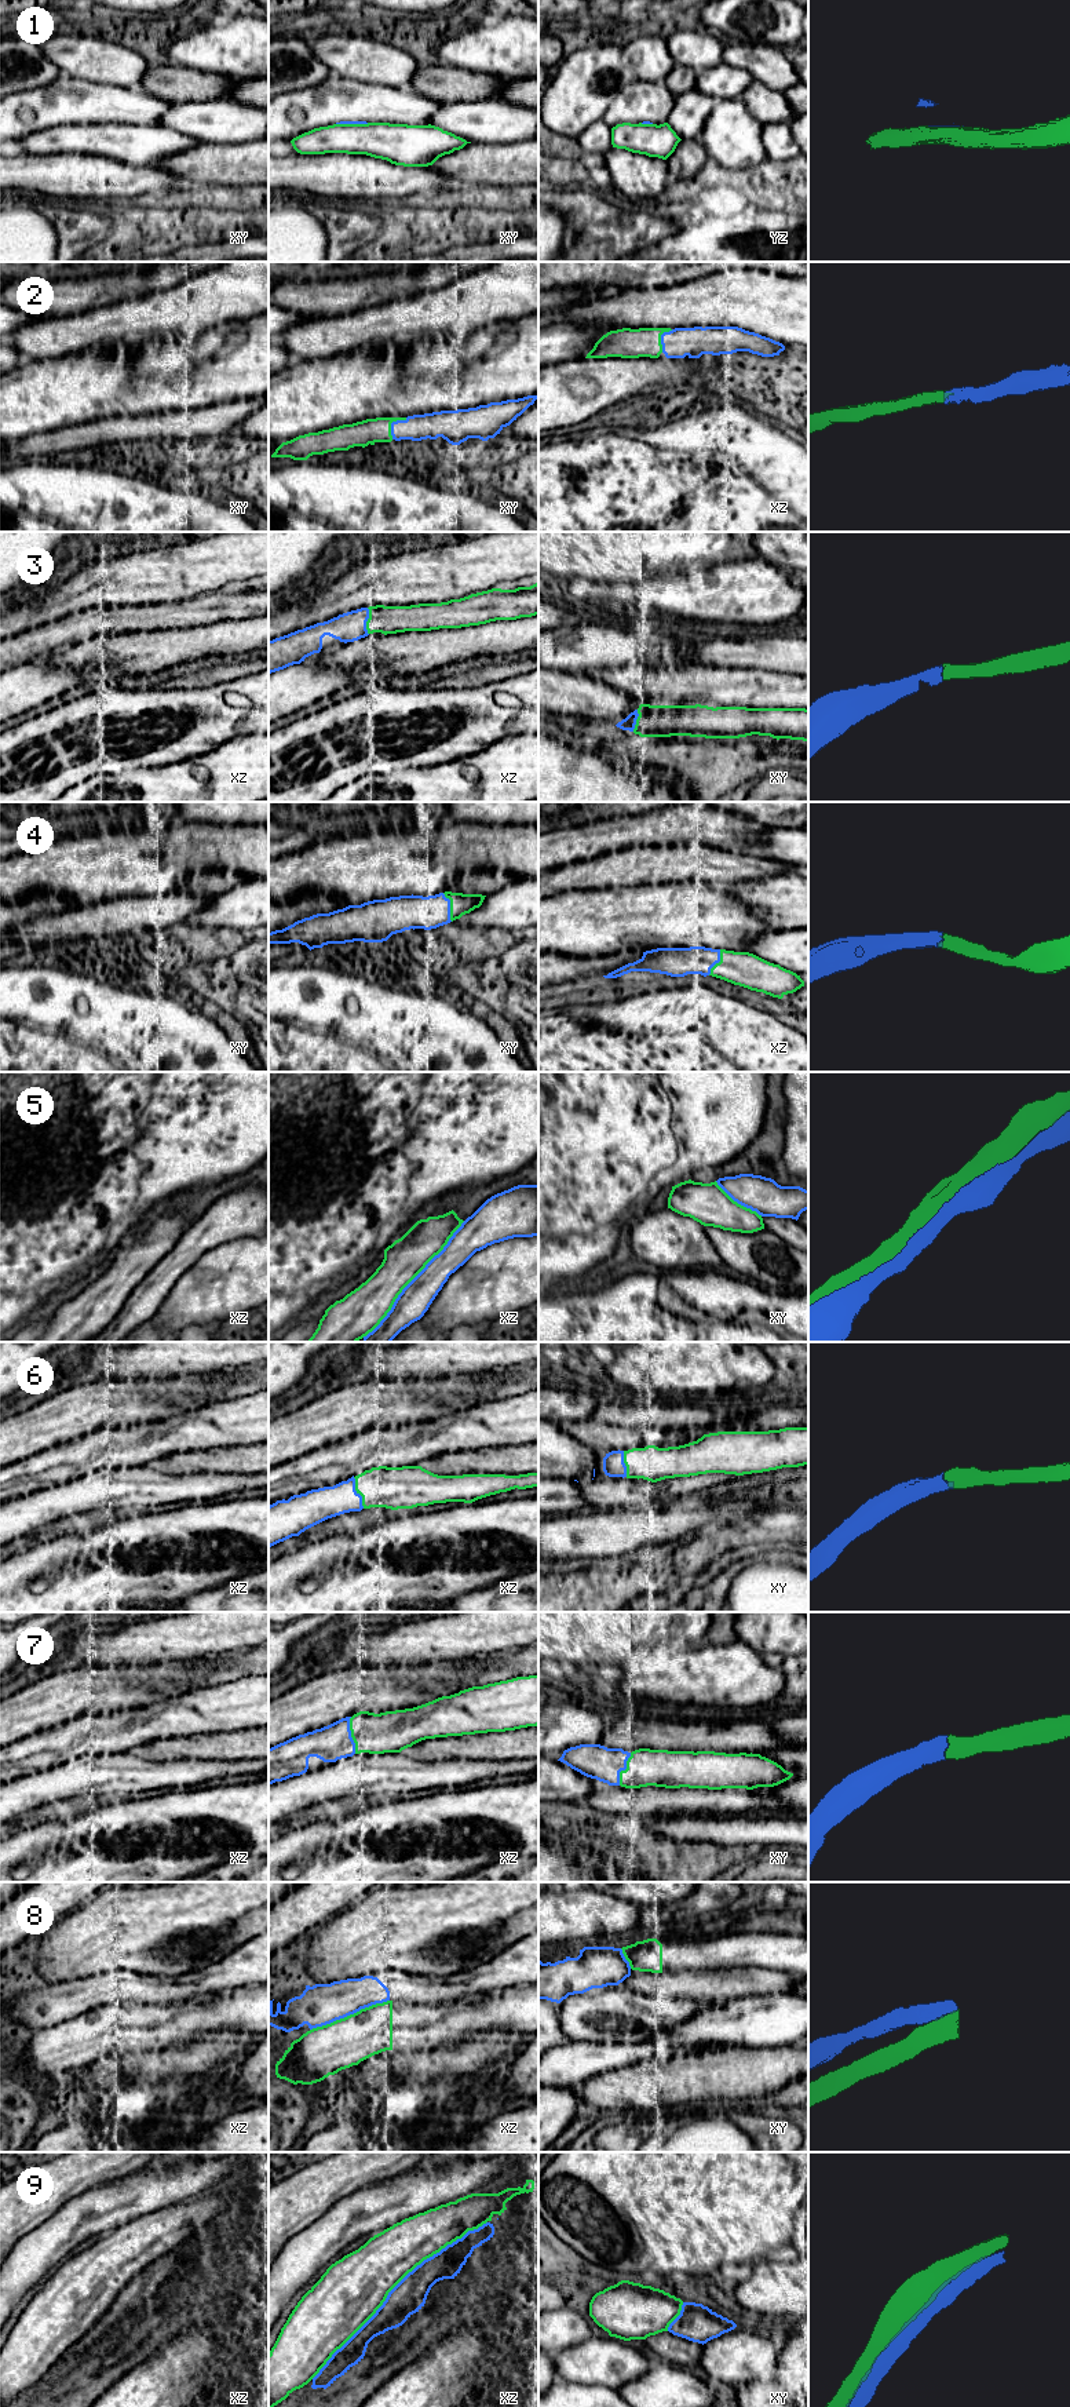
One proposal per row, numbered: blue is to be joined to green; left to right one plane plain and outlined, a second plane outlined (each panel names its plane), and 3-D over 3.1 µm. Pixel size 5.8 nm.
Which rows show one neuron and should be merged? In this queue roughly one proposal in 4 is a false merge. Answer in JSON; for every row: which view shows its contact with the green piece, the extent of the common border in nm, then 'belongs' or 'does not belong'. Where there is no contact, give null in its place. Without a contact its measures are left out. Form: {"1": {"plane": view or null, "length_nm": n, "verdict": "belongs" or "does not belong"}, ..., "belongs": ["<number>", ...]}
{"1": {"plane": "xy", "length_nm": 190, "verdict": "does not belong"}, "2": {"plane": "xy", "length_nm": 160, "verdict": "belongs"}, "3": {"plane": "xz", "length_nm": 160, "verdict": "belongs"}, "4": {"plane": "xy", "length_nm": 180, "verdict": "belongs"}, "5": {"plane": "xz", "length_nm": 900, "verdict": "does not belong"}, "6": {"plane": "xz", "length_nm": 200, "verdict": "belongs"}, "7": {"plane": "xz", "length_nm": 220, "verdict": "belongs"}, "8": {"plane": "xz", "length_nm": 500, "verdict": "does not belong"}, "9": {"plane": "xz", "length_nm": 1350, "verdict": "does not belong"}, "belongs": ["2", "3", "4", "6", "7"]}

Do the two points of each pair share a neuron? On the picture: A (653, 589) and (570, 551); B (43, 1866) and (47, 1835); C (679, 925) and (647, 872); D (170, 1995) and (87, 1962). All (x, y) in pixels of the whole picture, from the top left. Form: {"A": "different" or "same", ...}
{"A": "different", "B": "same", "C": "different", "D": "different"}

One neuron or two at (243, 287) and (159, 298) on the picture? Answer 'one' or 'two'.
one

